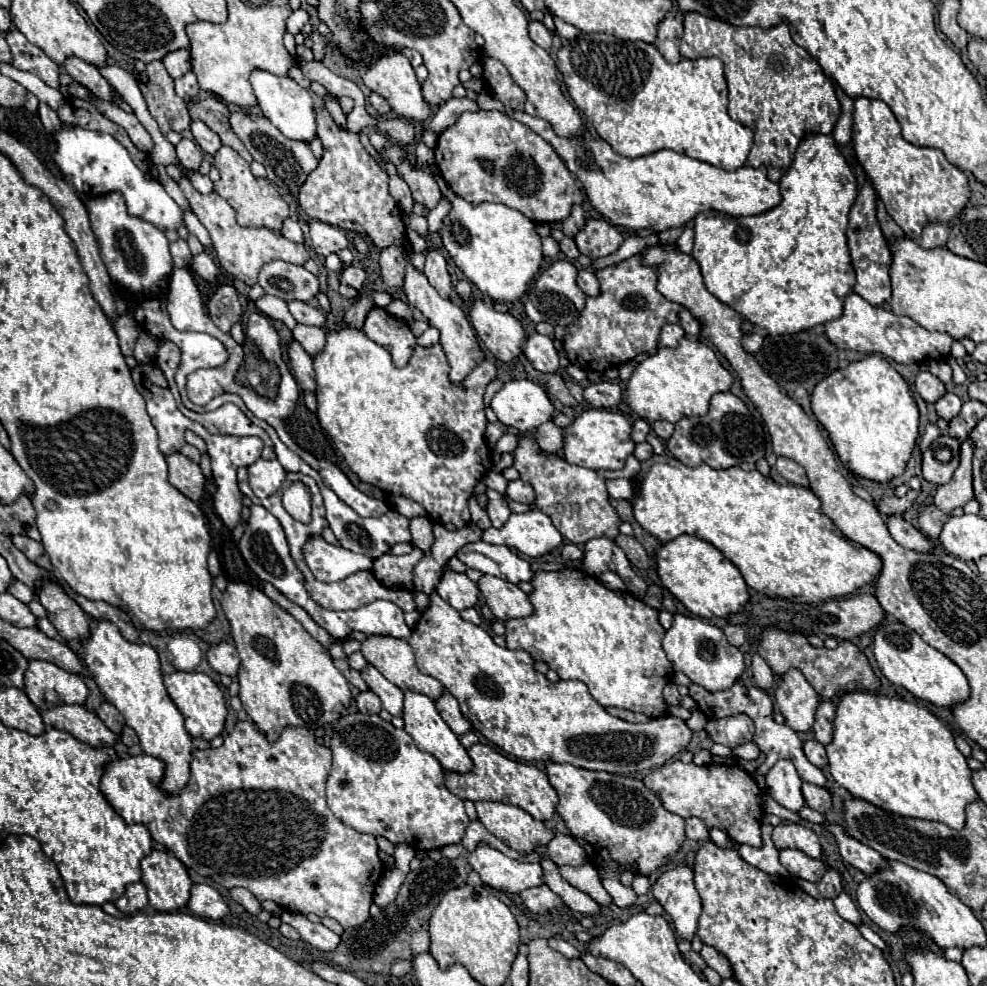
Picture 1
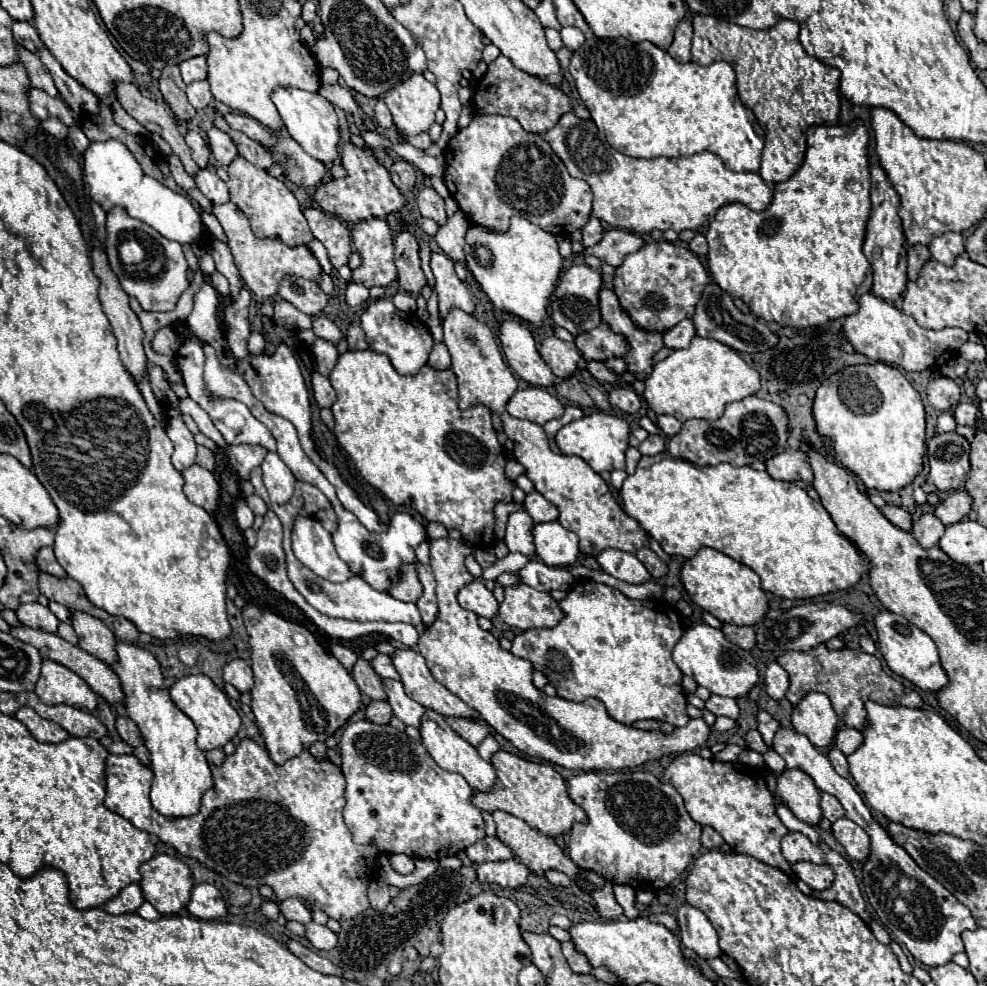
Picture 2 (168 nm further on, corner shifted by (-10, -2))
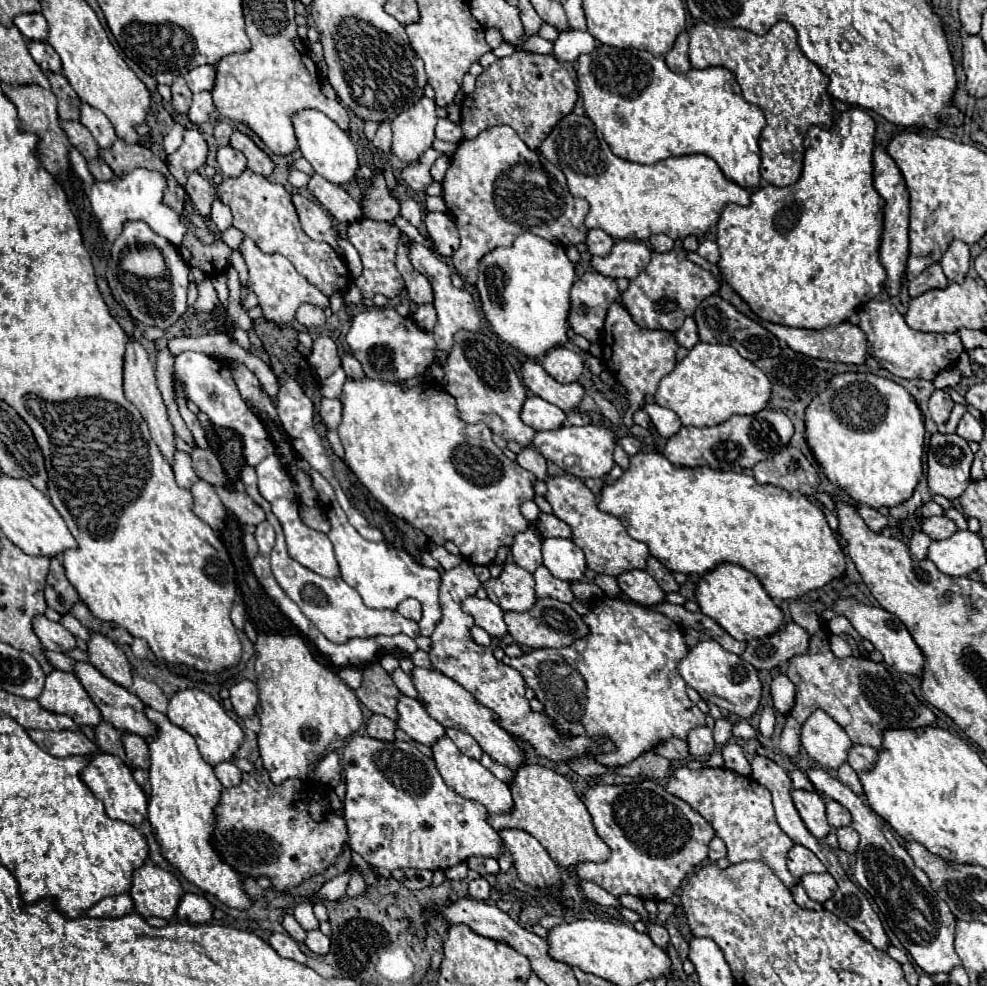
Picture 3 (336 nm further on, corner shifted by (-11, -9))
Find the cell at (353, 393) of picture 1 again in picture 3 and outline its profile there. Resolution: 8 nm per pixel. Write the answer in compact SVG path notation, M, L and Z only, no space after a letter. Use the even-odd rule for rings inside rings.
M374 379L344 383L344 417L338 427L340 441L346 453L346 465L358 481L396 517L420 529L436 545L452 541L462 557L474 565L490 565L500 547L510 547L516 533L522 533L530 523L522 517L520 505L534 499L536 477L504 457L492 441L492 431L484 423L468 425L460 419L456 401L438 385L422 383L410 391L402 391L398 383Z

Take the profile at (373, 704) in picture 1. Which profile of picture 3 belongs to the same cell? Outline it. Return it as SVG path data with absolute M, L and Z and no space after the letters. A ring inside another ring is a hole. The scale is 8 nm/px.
M372 715L368 721L368 735L380 741L392 741L394 739L394 731L396 731L396 723L384 715Z

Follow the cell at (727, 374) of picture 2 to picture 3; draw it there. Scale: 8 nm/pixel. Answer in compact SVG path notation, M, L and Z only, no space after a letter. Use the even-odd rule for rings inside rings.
M698 343L672 373L662 377L654 397L658 405L672 409L682 425L712 427L732 415L754 415L762 411L770 401L770 391L772 383L764 371L744 359L734 347L722 343Z

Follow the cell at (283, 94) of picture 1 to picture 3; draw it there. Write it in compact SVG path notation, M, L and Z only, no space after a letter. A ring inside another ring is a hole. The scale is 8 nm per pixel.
M300 111L292 117L292 123L294 123L294 131L298 137L302 157L314 167L318 175L322 175L326 181L334 185L346 185L354 179L356 169L358 169L356 147L350 141L350 137L334 121L330 121L320 111Z

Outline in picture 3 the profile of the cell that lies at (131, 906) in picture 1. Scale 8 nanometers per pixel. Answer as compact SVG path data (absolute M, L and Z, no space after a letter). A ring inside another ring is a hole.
M122 893L122 895L114 895L114 897L104 897L96 905L92 905L86 911L86 915L88 917L122 917L132 911L134 911L132 897L128 893Z

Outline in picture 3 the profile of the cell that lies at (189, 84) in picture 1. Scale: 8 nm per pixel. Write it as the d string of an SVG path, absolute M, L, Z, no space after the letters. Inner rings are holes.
M202 91L202 93L196 93L194 95L194 101L192 101L192 107L188 111L188 117L192 123L196 125L202 125L206 121L210 121L212 113L216 111L214 103L212 103L212 95L208 91Z

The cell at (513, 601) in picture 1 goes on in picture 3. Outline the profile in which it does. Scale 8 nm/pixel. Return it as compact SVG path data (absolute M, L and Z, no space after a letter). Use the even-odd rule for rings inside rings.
M538 599L536 605L530 611L524 613L506 613L504 615L508 633L516 639L516 643L530 647L530 649L542 649L542 647L566 647L574 641L586 637L588 625L584 619L568 605L558 599Z

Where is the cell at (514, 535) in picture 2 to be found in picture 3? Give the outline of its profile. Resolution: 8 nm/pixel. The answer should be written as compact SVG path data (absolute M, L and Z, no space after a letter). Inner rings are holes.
M532 527L524 533L518 533L514 539L514 545L512 545L512 555L514 555L516 565L534 573L542 565L540 547L542 547L542 543L538 539L538 533Z

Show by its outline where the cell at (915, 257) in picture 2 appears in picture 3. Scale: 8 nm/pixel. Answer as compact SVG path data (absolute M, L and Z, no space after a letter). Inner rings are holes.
M934 263L926 271L922 271L918 277L908 281L908 295L914 299L930 289L944 289L946 285L948 285L948 279L942 273L942 267L938 263Z

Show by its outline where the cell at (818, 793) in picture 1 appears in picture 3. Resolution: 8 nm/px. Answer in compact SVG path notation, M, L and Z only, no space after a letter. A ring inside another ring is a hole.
M828 799L828 801L826 801L826 815L828 815L828 823L830 823L834 829L852 823L852 817L850 817L848 809L846 809L844 805L840 805L838 801L834 801L834 799Z

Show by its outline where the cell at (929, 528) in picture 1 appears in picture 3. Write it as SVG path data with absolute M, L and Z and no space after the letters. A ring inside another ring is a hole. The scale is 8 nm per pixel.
M916 529L914 533L912 533L912 539L910 539L910 543L908 543L908 549L910 549L910 555L914 557L914 559L924 559L926 557L926 553L928 553L928 545L930 545L930 537L928 535L924 535L920 529Z

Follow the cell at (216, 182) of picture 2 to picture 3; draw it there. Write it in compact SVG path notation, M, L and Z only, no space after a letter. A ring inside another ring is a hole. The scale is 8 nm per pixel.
M214 201L212 205L212 221L216 225L218 231L226 231L232 225L232 213L226 205L222 205L222 201Z

